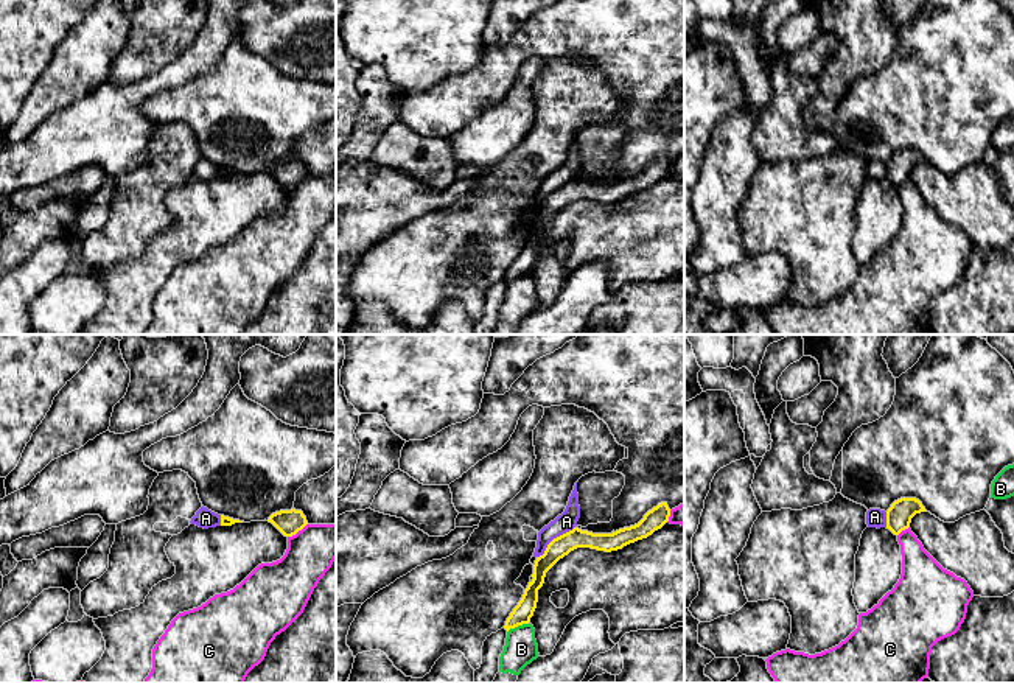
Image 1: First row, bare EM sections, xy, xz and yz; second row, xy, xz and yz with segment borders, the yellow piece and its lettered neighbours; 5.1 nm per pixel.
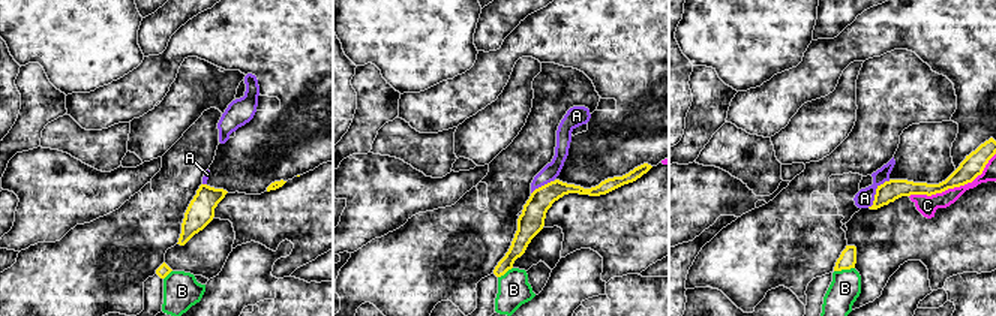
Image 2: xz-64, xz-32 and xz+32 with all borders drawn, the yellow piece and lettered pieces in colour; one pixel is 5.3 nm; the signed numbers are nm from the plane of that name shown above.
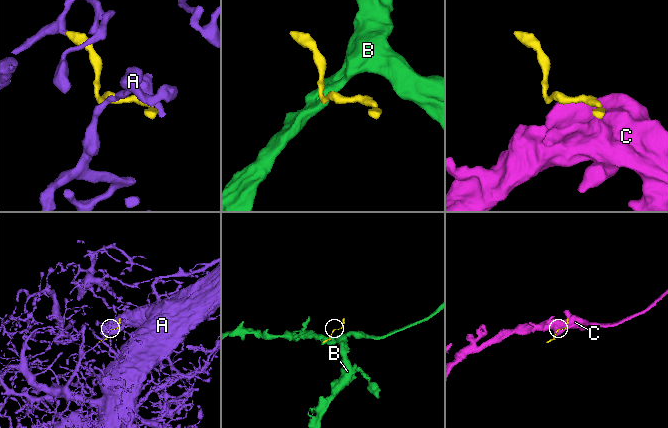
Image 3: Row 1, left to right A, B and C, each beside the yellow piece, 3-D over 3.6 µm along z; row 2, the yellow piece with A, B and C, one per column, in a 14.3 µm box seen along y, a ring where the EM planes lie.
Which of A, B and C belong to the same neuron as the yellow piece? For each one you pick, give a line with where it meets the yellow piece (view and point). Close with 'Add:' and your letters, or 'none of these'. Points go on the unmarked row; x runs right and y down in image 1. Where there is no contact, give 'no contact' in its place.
A: contact xz (554, 190)
Add: A

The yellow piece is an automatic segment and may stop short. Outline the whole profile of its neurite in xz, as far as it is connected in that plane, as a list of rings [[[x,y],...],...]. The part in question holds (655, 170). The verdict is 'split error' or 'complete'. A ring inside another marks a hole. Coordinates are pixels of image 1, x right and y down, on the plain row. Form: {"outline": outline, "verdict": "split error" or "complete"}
{"outline": [[[575,134],[565,163],[538,184],[533,204],[537,210],[532,226],[533,230],[529,233],[521,252],[507,269],[504,280],[509,283],[510,280],[530,274],[538,254],[538,241],[544,235],[546,224],[571,202],[577,199],[591,199],[605,204],[622,201],[661,180],[669,173],[669,168],[670,160],[667,154],[661,154],[649,162],[638,176],[619,180],[613,185],[582,182],[577,179],[580,157]]], "verdict": "split error"}

